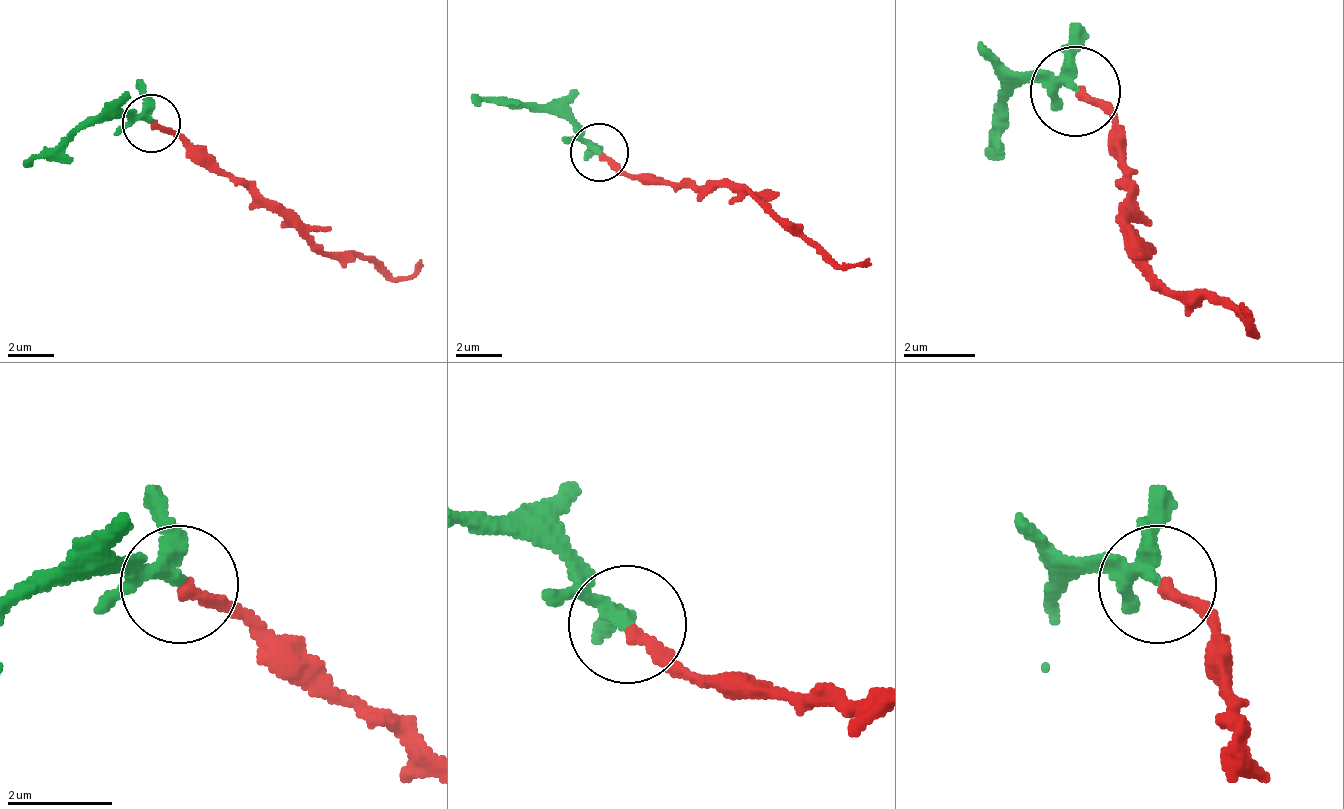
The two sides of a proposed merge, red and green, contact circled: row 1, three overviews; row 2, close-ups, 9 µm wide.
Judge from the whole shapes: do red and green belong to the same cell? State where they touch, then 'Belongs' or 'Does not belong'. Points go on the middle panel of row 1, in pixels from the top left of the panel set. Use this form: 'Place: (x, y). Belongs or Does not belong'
Place: (599, 152). Belongs

